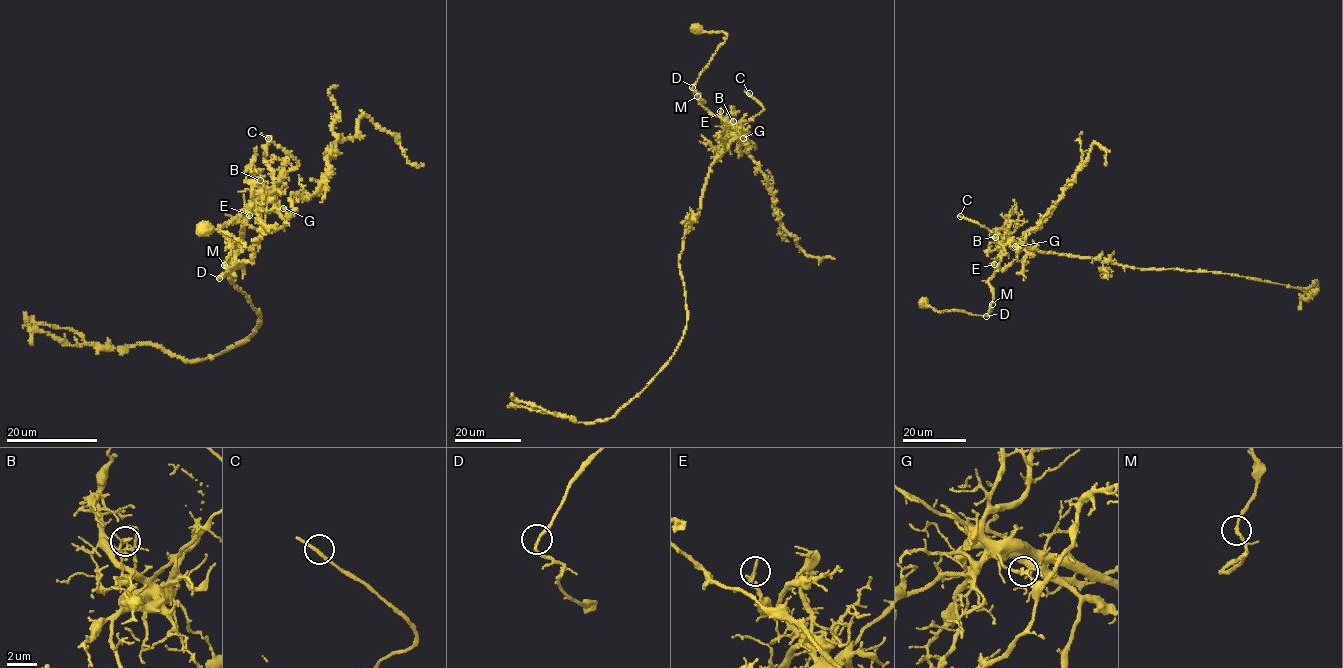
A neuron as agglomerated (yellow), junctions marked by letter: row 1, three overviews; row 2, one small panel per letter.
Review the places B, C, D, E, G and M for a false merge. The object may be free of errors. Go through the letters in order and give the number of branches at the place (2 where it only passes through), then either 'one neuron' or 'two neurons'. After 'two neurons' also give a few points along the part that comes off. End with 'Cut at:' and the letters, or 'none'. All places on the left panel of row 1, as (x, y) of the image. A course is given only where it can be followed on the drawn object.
B: branches 2; one neuron
C: branches 2; one neuron
D: branches 2; one neuron
E: branches 2; one neuron
G: branches 3; two neurons; course (284, 209), (276, 230), (234, 220), (219, 229), (230, 244), (220, 277), (254, 253), (221, 231), (198, 235)
M: branches 2; one neuron
Cut at: G

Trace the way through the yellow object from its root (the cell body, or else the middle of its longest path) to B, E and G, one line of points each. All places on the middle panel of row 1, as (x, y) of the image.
B: (687, 226), (698, 213), (709, 167), (727, 147), (728, 137), (734, 132), (730, 125), (733, 121)
E: (687, 226), (698, 213), (709, 167), (727, 147), (728, 138), (735, 130), (722, 117), (720, 111)
G: (687, 226), (698, 213), (711, 163), (739, 134), (743, 138)

